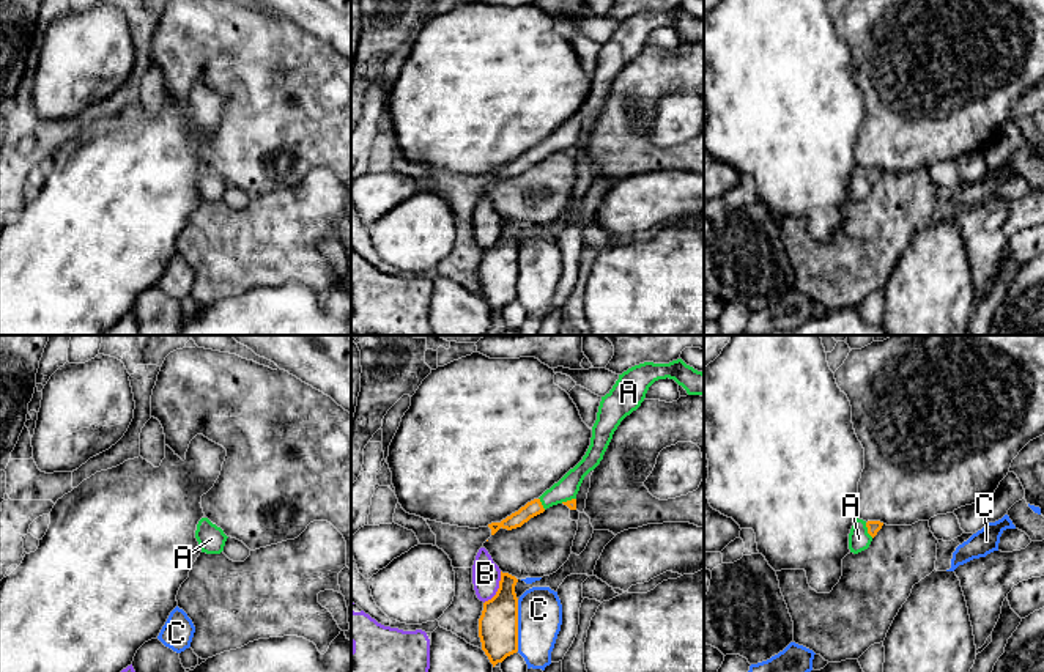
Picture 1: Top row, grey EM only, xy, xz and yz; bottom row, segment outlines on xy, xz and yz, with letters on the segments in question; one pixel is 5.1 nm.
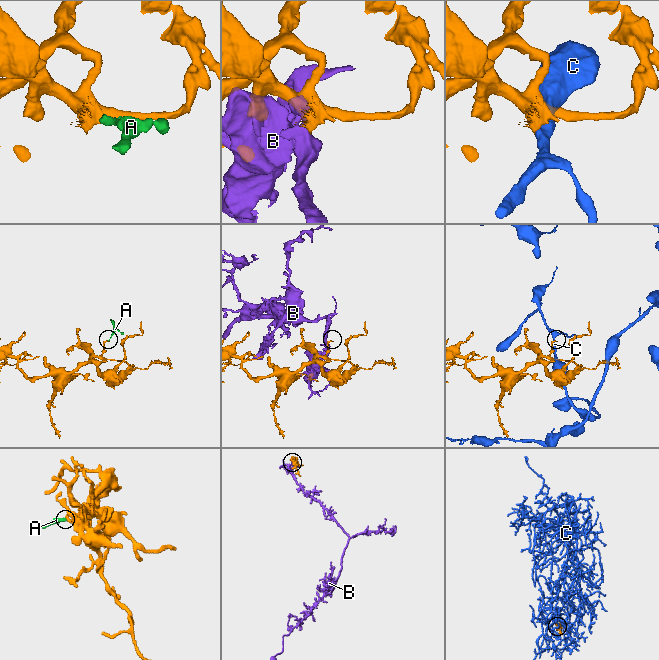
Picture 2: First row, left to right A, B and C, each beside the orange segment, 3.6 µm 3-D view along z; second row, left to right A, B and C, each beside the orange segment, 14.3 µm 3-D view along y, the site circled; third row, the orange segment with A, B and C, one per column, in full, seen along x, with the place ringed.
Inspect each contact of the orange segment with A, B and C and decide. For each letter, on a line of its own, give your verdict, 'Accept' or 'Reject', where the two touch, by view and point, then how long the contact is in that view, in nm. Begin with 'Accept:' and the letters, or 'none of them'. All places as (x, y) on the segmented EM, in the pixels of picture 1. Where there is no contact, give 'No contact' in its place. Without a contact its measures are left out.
Accept: A
A: Accept. Touches orange at yz (868, 531). Shared border 90 nm
B: Reject. Touches orange at xz (498, 589). Shared border 190 nm
C: Reject. Touches orange at xz (517, 625). Shared border 260 nm

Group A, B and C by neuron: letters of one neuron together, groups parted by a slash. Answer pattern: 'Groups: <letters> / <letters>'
Groups: A / B / C

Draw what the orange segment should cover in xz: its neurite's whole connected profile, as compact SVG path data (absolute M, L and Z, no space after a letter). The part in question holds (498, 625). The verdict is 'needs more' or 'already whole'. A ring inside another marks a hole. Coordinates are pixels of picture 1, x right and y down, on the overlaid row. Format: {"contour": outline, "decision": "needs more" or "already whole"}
{"contour": "M501 571L499 589L491 600L483 603L479 618L482 650L493 667L518 652L516 582L515 576Z", "decision": "already whole"}

